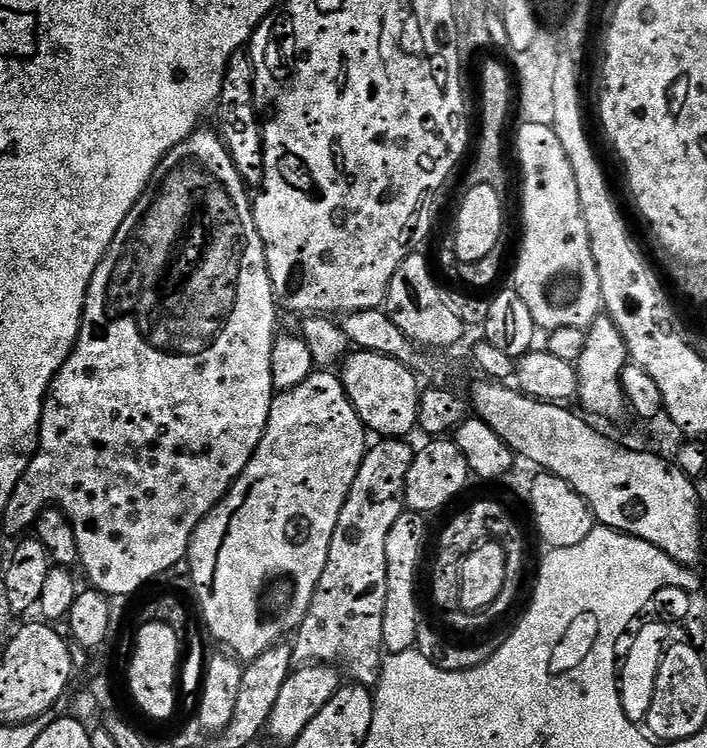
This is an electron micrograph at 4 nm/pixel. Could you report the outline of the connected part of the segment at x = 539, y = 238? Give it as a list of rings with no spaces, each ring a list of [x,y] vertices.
[[[529,122],[522,123],[516,132],[516,160],[520,163],[520,176],[524,179],[524,189],[520,192],[520,204],[524,207],[524,241],[520,244],[520,257],[516,260],[516,269],[512,272],[511,287],[526,302],[530,309],[530,318],[534,318],[537,329],[547,330],[549,333],[559,327],[578,327],[585,330],[592,327],[602,312],[604,299],[598,278],[598,266],[594,262],[594,250],[590,250],[590,234],[586,230],[586,222],[582,218],[582,206],[578,202],[578,186],[574,182],[574,170],[570,170],[570,158],[566,158],[566,150],[562,150],[562,142],[558,142],[558,134],[554,134],[552,125],[534,125]]]

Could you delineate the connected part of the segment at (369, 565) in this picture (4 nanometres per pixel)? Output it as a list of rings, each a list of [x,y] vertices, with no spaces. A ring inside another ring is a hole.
[[[380,438],[362,458],[358,478],[354,478],[346,506],[338,514],[338,526],[334,526],[326,570],[318,578],[310,610],[291,641],[293,665],[339,666],[346,676],[348,671],[349,681],[365,686],[374,686],[380,680],[380,666],[386,659],[382,638],[388,589],[386,538],[390,526],[406,511],[406,474],[414,455],[408,443],[404,438]]]

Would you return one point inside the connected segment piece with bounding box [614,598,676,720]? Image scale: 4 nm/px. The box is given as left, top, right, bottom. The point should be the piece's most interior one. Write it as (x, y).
(642, 644)

